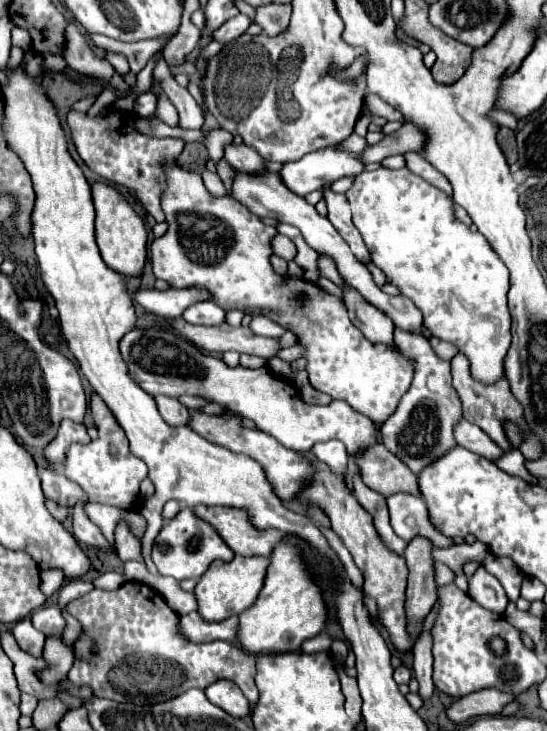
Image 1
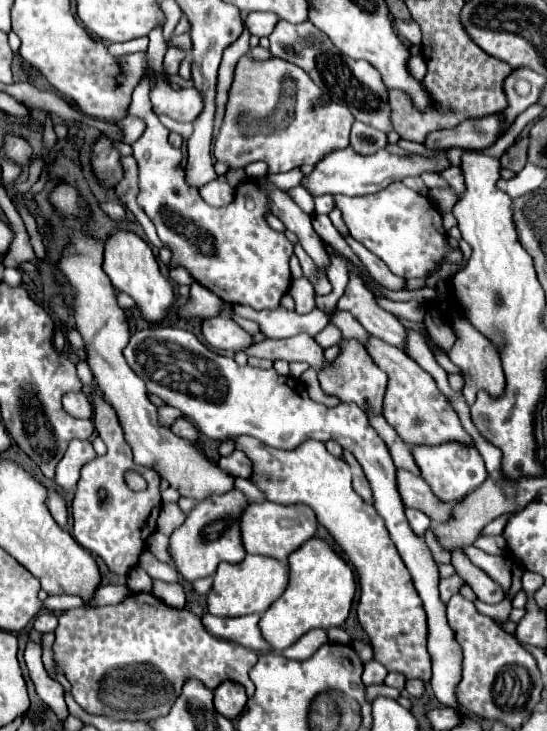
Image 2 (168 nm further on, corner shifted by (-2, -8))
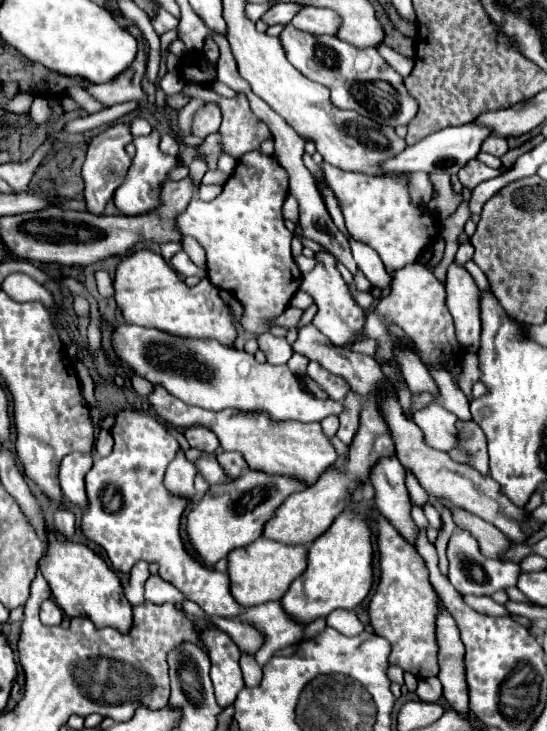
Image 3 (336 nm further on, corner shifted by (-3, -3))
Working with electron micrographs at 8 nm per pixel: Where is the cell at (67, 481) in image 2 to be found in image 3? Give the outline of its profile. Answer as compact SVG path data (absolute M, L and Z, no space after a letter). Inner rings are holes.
M72 452L64 456L60 464L60 486L64 498L68 498L76 506L86 506L86 492L84 492L84 476L88 468L92 468L92 454L82 454L82 452Z

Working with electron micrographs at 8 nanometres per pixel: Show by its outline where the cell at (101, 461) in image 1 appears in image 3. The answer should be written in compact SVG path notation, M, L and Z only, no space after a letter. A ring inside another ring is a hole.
M120 410L114 414L114 426L112 426L112 438L114 438L114 450L106 458L96 458L92 470L86 474L86 494L88 494L88 506L84 510L80 530L82 534L100 544L114 570L118 572L130 572L130 568L138 560L146 562L158 562L160 564L160 576L174 584L188 600L196 602L206 614L210 616L222 616L222 618L236 618L242 608L236 604L228 590L228 574L220 574L212 568L202 566L198 560L194 560L192 554L186 552L182 538L180 538L180 518L186 508L186 502L180 498L174 498L166 492L162 486L162 478L166 472L166 466L176 458L176 452L180 452L180 444L174 436L170 436L164 426L158 422L158 418L136 412L136 410Z

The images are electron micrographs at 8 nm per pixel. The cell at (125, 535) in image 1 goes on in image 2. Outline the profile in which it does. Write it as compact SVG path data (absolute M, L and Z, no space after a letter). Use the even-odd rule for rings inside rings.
M153 580L153 595L161 599L167 605L182 609L186 603L186 594L182 585L177 583L165 583L159 580Z

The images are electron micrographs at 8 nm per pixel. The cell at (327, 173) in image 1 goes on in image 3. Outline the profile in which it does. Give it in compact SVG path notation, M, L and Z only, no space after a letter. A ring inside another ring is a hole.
M472 122L462 124L462 126L454 126L454 128L444 128L440 132L434 132L432 136L426 136L424 140L420 140L414 146L406 146L406 150L402 150L398 156L384 160L384 164L380 164L380 168L382 168L384 174L390 174L390 172L402 172L402 174L446 172L446 174L456 174L468 160L478 156L480 144L490 134L492 134L490 128L478 126L478 124L472 124Z

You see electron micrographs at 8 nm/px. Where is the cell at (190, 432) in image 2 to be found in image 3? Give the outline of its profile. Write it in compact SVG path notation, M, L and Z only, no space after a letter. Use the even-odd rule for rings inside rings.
M190 426L190 428L186 428L184 430L184 438L188 440L188 444L192 448L202 450L202 452L216 452L216 448L220 446L216 434L210 432L204 426Z

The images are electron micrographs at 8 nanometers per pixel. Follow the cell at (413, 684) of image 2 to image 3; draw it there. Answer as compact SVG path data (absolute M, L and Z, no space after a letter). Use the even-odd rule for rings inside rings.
M424 678L418 680L418 688L416 694L422 702L438 702L442 696L442 684L438 678Z

